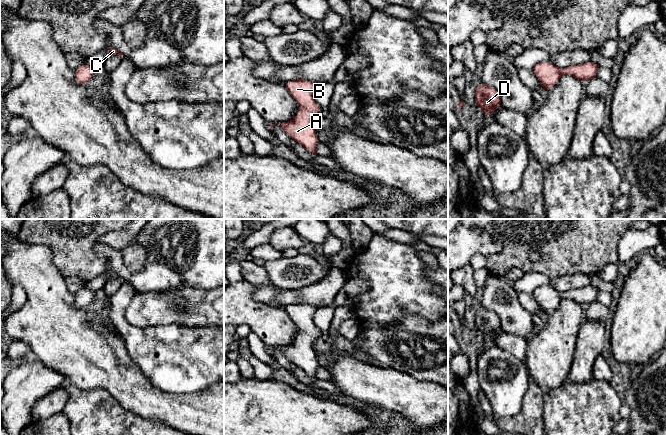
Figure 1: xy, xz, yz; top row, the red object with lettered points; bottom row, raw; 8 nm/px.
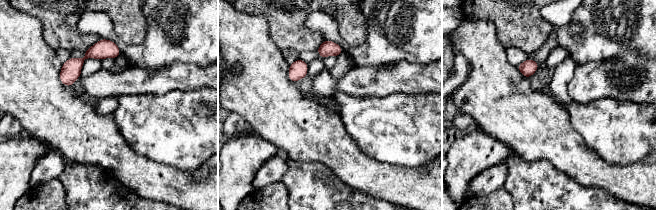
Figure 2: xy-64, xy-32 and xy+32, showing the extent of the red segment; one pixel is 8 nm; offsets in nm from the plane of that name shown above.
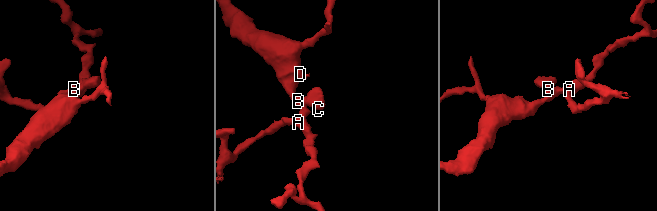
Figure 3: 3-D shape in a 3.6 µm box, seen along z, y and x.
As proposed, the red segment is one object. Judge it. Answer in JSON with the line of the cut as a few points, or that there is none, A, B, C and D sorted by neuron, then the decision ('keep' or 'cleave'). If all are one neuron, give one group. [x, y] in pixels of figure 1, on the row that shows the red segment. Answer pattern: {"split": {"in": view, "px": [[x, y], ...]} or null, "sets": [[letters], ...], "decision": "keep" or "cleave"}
{"split": null, "sets": [["A", "B", "C", "D"]], "decision": "keep"}

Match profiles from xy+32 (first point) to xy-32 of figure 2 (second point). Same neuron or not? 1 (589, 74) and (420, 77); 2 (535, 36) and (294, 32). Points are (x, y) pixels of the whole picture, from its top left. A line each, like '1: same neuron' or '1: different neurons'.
1: same neuron
2: same neuron

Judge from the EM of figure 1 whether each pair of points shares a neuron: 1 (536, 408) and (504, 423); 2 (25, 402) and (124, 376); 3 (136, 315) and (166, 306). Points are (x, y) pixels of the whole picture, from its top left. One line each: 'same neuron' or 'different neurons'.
1: same neuron
2: different neurons
3: same neuron

